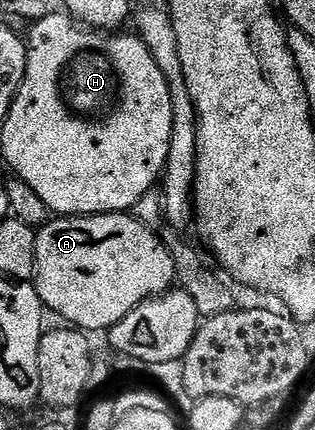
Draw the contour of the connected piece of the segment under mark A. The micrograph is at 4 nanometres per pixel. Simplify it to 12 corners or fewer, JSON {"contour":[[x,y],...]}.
{"contour":[[129,213],[54,216],[32,284],[83,332],[175,285]]}

